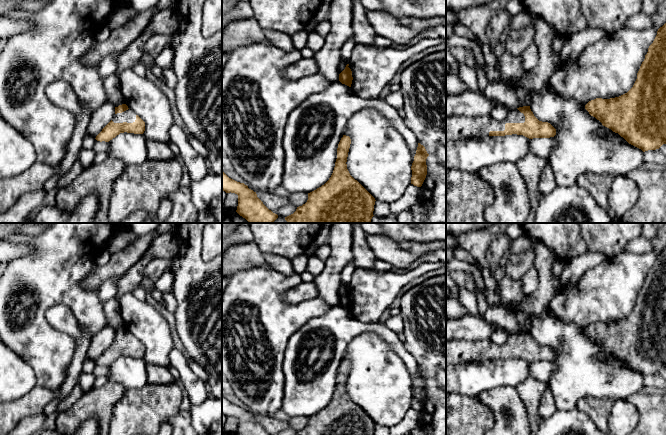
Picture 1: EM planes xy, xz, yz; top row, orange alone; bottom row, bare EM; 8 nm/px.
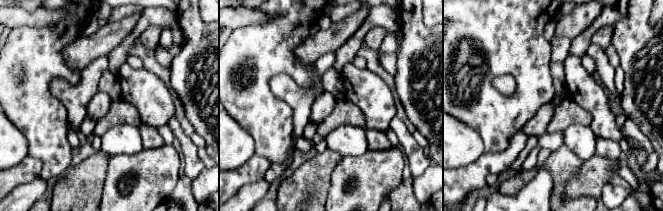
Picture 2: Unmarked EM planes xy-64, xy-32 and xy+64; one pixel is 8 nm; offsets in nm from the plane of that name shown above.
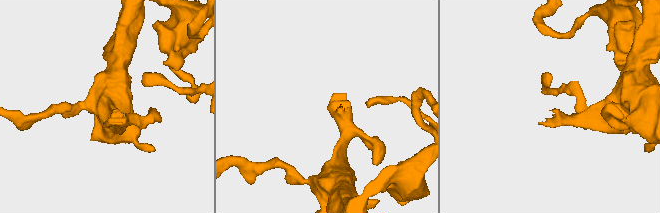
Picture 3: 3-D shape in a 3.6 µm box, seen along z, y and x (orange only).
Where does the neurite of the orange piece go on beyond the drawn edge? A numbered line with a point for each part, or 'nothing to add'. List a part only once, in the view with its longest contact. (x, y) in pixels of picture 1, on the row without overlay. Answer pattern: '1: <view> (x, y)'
1: yz (457, 351)

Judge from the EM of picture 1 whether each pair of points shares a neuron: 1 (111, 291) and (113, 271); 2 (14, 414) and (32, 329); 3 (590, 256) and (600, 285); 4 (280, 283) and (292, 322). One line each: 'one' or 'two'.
1: two
2: two
3: two
4: one

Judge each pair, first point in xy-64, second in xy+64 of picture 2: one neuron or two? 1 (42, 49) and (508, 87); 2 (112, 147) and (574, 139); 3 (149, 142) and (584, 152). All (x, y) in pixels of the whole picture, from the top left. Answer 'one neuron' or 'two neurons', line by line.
1: two neurons
2: one neuron
3: two neurons

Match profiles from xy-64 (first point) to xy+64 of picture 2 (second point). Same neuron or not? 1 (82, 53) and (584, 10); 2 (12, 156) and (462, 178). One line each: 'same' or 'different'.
1: same
2: different

